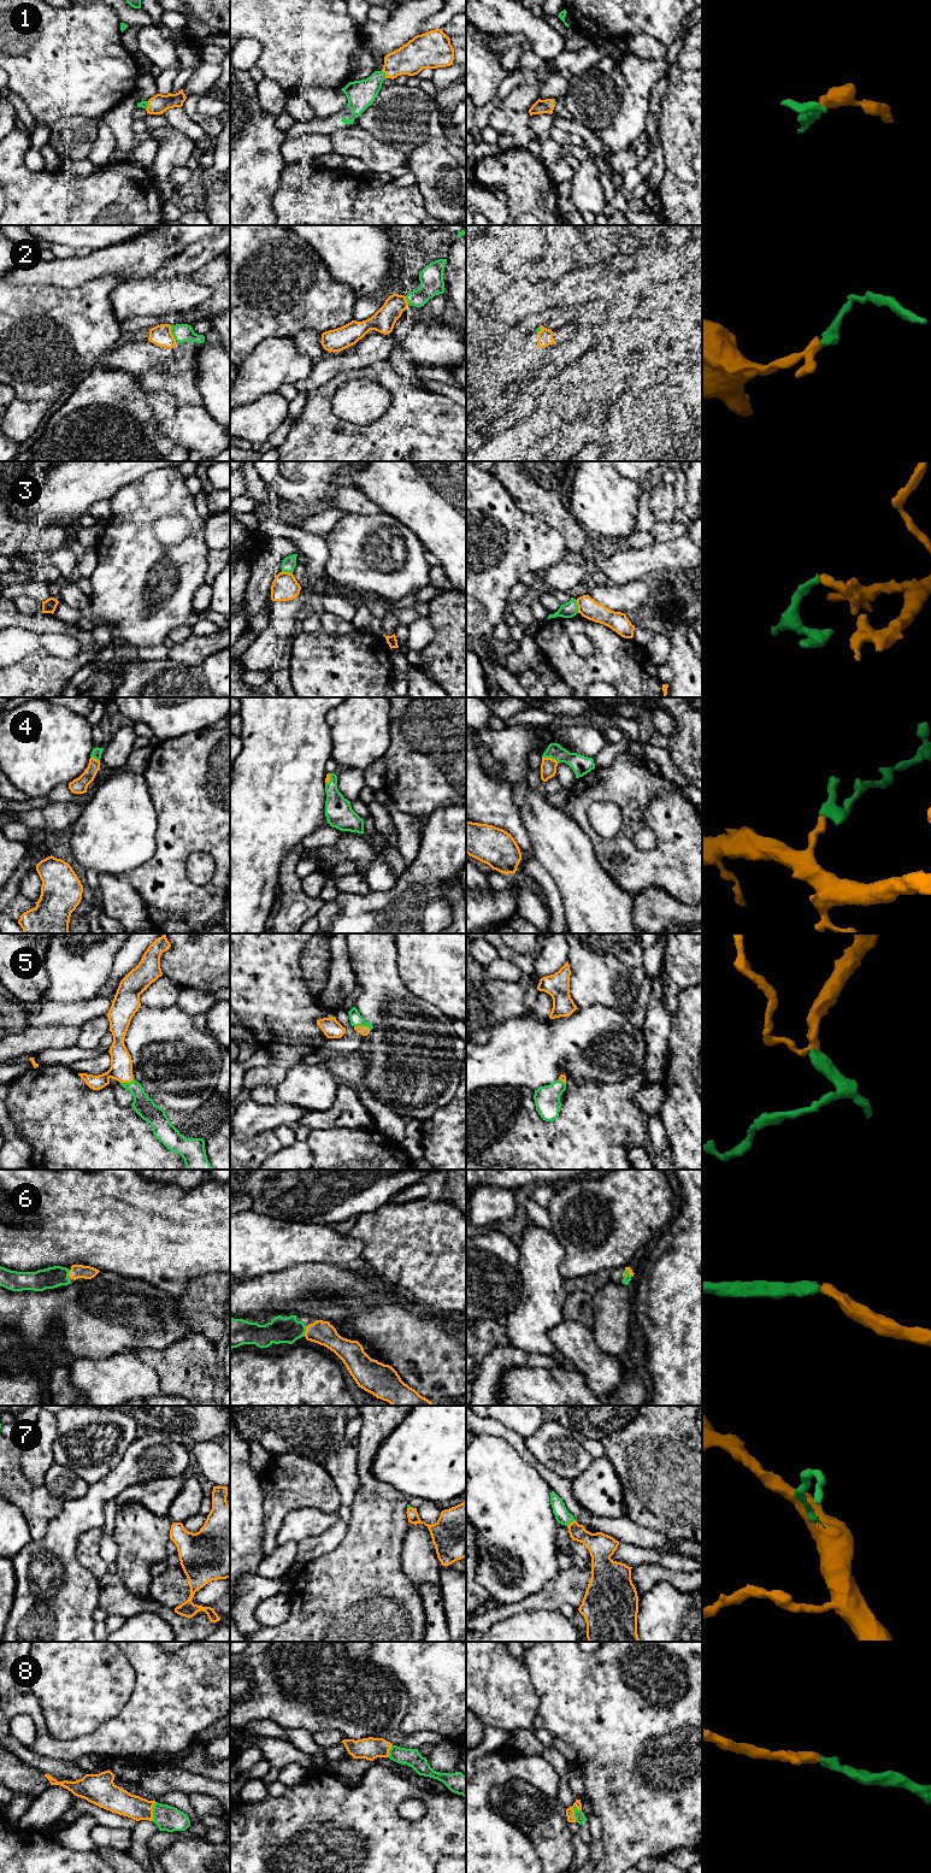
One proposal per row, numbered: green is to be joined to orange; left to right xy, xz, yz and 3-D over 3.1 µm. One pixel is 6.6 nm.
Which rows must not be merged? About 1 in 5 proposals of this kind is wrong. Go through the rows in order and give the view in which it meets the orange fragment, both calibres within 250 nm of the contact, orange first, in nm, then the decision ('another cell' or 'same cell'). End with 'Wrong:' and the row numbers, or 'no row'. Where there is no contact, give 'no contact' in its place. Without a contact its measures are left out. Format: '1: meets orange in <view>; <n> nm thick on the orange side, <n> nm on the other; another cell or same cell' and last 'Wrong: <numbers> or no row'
1: meets orange in xz; 200 nm thick on the orange side, 190 nm on the other; same cell
2: meets orange in xy; 140 nm thick on the orange side, 130 nm on the other; same cell
3: meets orange in yz; 140 nm thick on the orange side, 110 nm on the other; another cell
4: meets orange in yz; 110 nm thick on the orange side, 130 nm on the other; same cell
5: meets orange in xz; 60 nm thick on the orange side, 80 nm on the other; same cell
6: meets orange in xz; 160 nm thick on the orange side, 180 nm on the other; same cell
7: meets orange in yz; 170 nm thick on the orange side, 100 nm on the other; same cell
8: meets orange in yz; 60 nm thick on the orange side, 70 nm on the other; same cell
Wrong: 3

